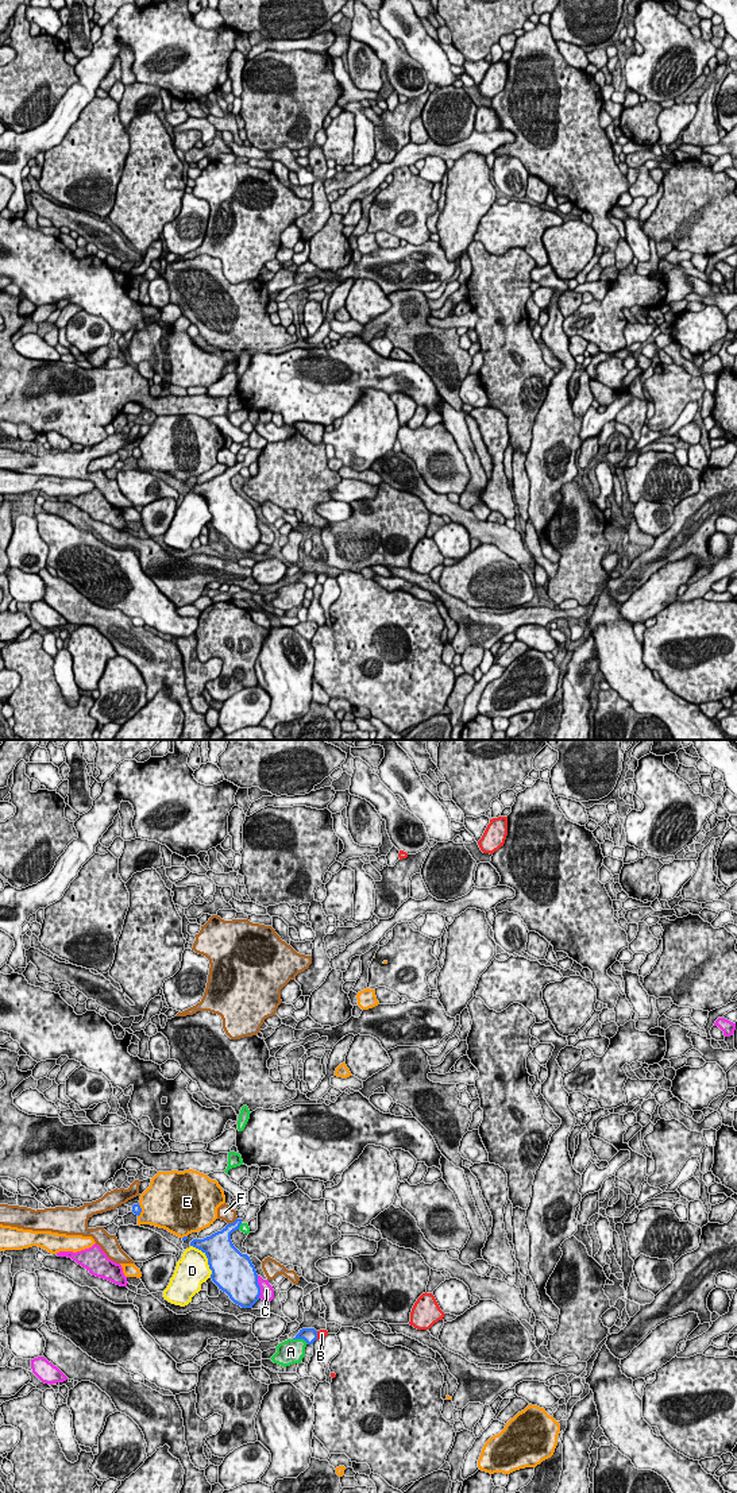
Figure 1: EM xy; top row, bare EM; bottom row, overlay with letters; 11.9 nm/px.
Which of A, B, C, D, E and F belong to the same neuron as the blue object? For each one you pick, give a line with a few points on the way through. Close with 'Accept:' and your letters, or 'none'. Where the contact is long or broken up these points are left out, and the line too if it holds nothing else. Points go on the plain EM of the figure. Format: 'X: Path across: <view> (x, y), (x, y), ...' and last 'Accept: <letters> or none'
Accept: none

